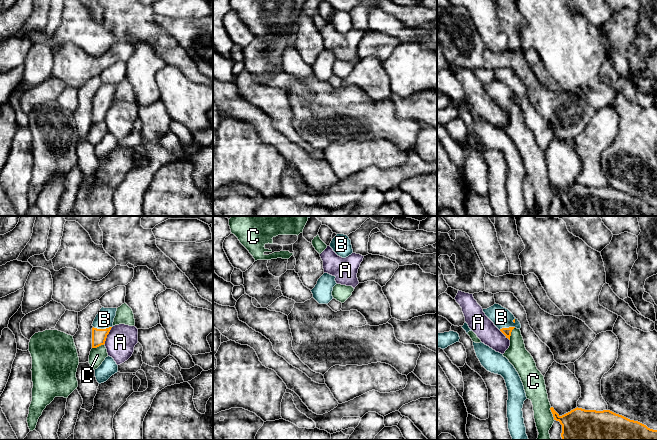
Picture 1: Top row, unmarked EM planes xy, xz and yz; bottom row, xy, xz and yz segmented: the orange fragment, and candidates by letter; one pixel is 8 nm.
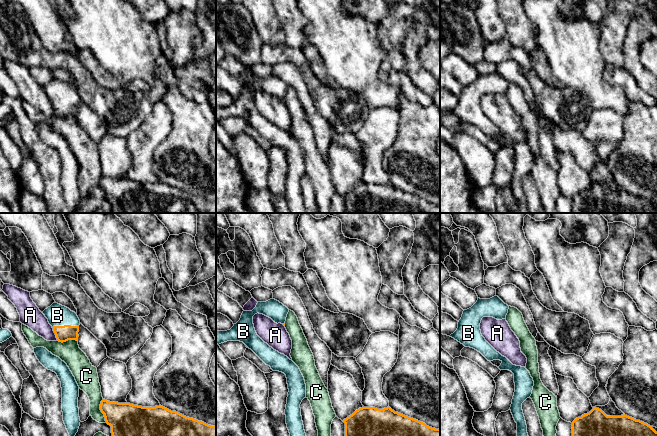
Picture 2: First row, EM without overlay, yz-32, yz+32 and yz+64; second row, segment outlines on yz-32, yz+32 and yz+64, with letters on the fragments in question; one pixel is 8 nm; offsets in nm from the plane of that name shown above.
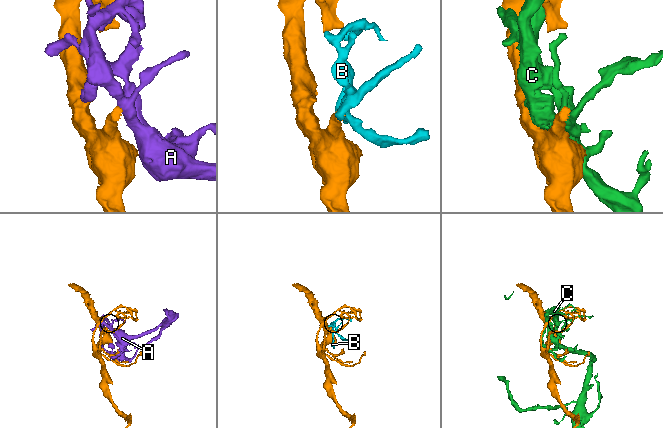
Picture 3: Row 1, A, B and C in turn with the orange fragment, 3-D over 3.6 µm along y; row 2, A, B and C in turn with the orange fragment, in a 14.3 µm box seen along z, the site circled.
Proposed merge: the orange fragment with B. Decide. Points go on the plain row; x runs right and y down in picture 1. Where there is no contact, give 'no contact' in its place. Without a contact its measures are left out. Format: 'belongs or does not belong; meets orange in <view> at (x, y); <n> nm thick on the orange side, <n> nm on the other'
belongs; meets orange in xy at (102, 105); 120 nm thick on the orange side, 150 nm on the other

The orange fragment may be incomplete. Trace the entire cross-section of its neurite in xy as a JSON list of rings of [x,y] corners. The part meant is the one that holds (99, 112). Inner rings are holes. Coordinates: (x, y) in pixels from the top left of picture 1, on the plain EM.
[[[102,83],[93,97],[92,104],[92,124],[97,124],[105,120],[107,111],[113,103],[117,84]]]

